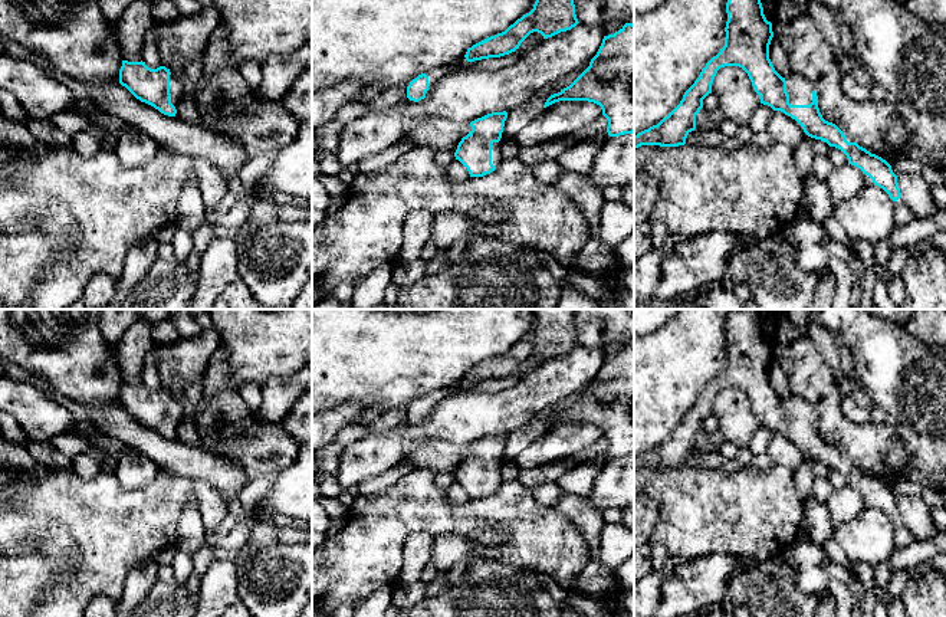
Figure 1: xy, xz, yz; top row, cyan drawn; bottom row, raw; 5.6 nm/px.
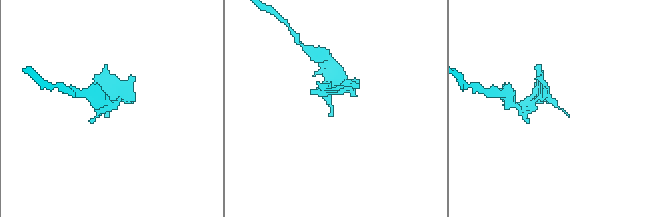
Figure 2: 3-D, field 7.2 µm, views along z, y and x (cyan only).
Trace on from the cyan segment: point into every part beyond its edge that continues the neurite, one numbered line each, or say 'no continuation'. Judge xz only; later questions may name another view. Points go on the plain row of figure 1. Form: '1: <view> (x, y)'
1: xz (498, 479)

